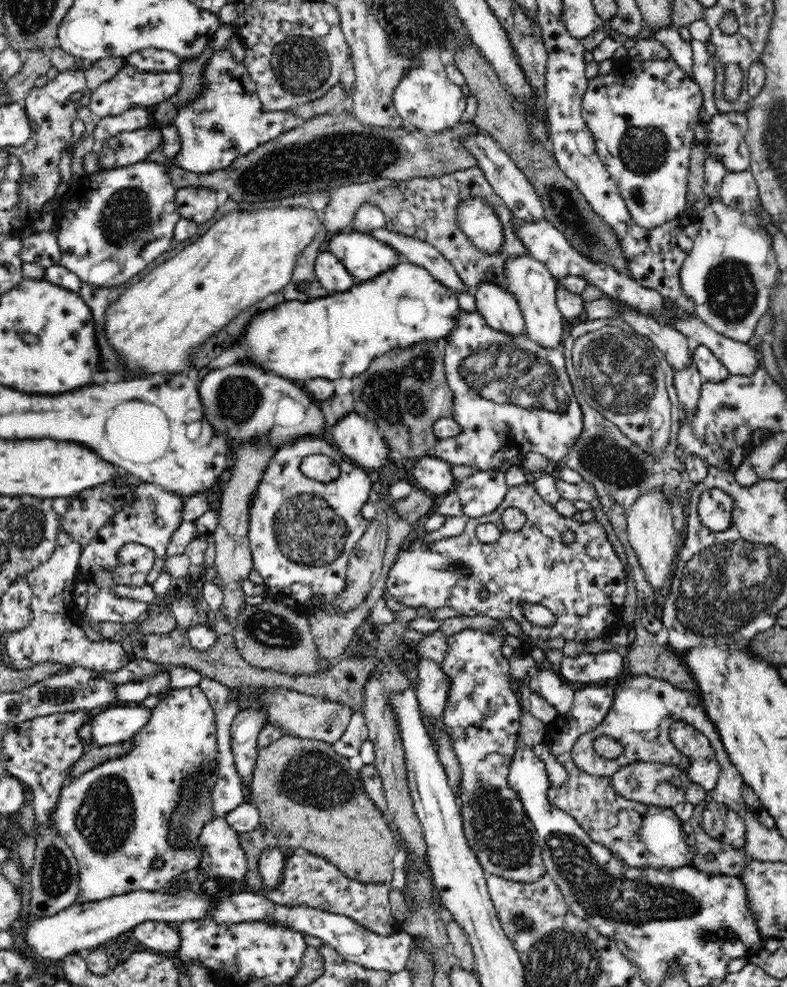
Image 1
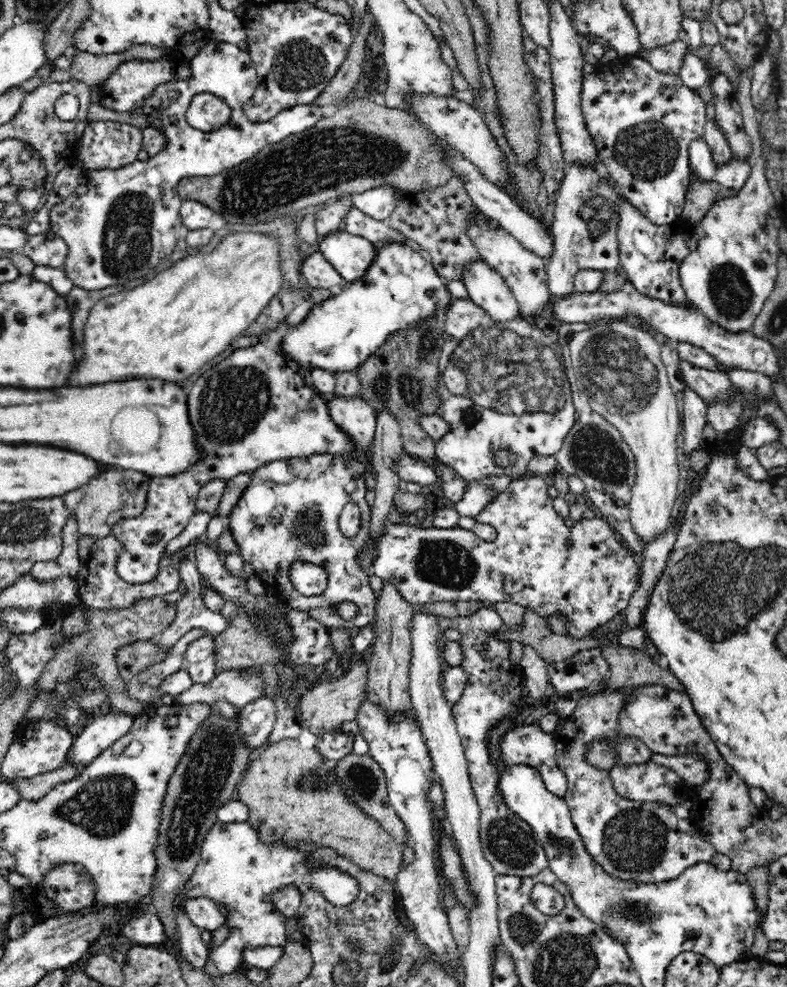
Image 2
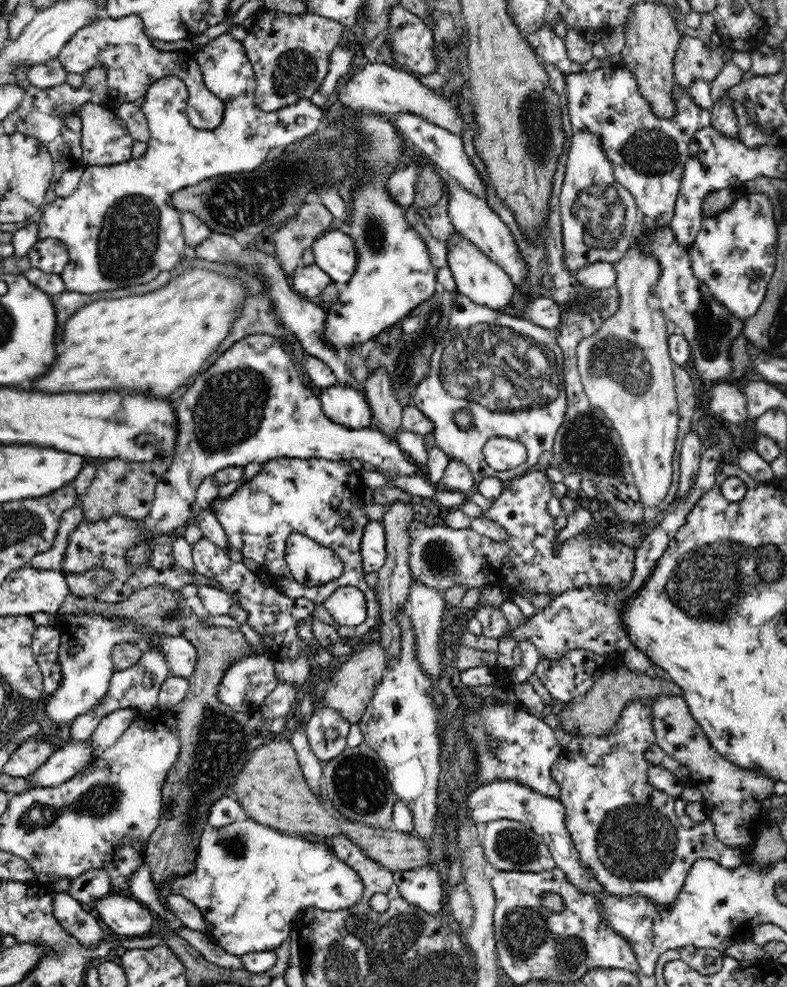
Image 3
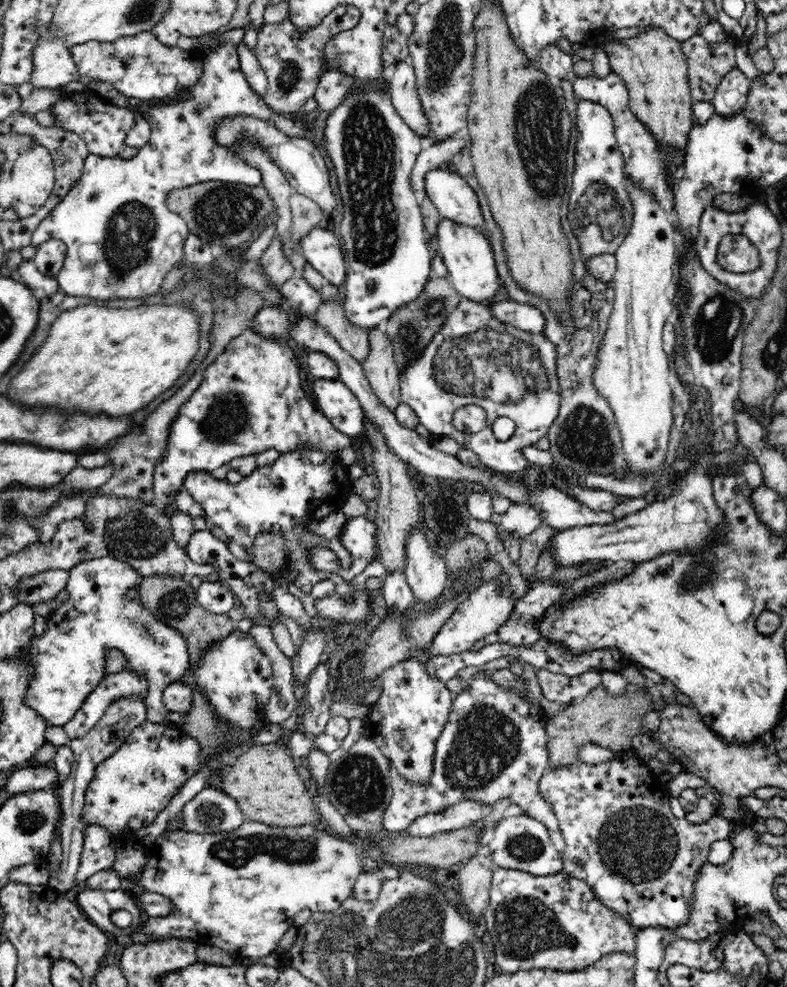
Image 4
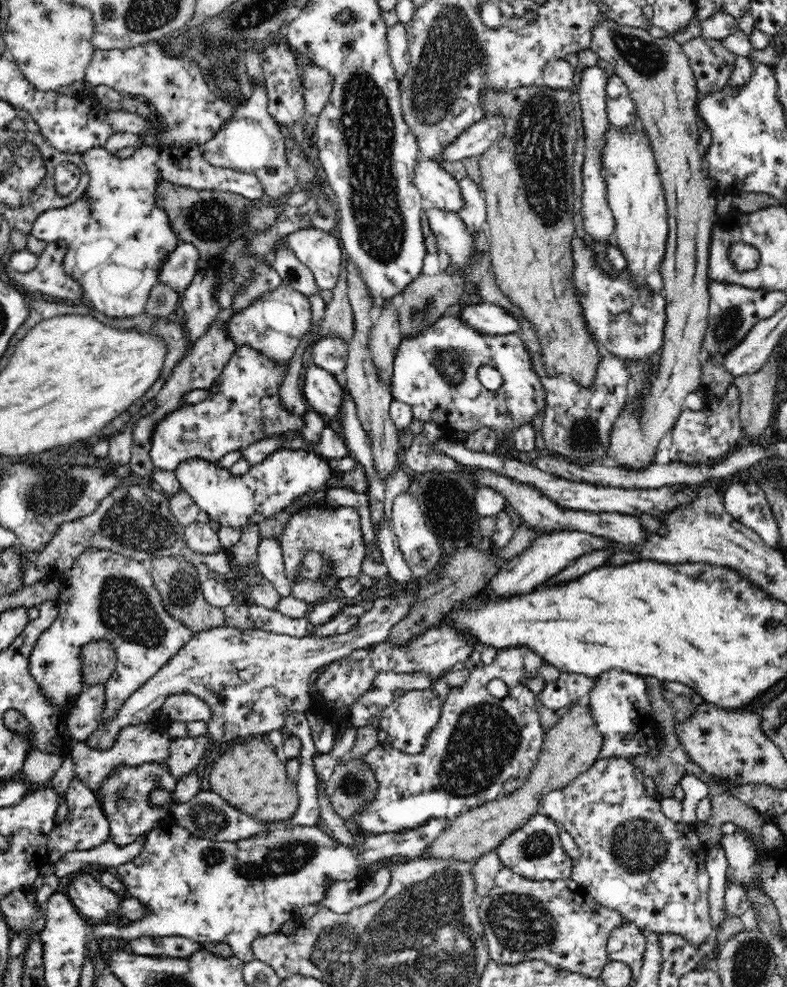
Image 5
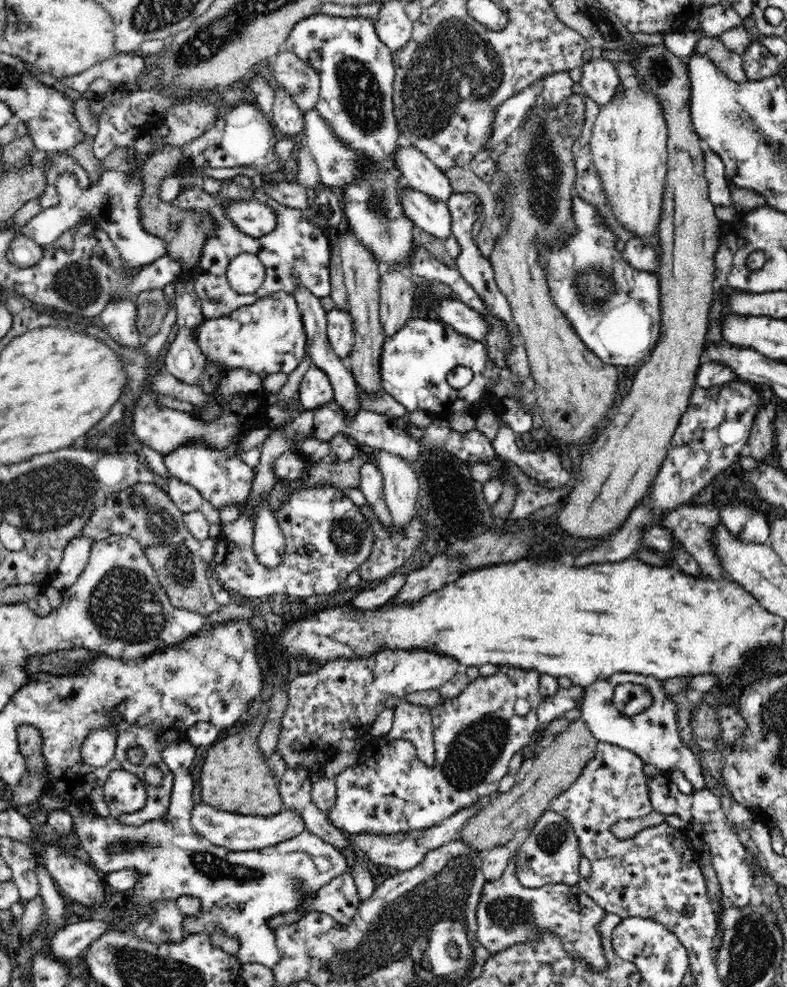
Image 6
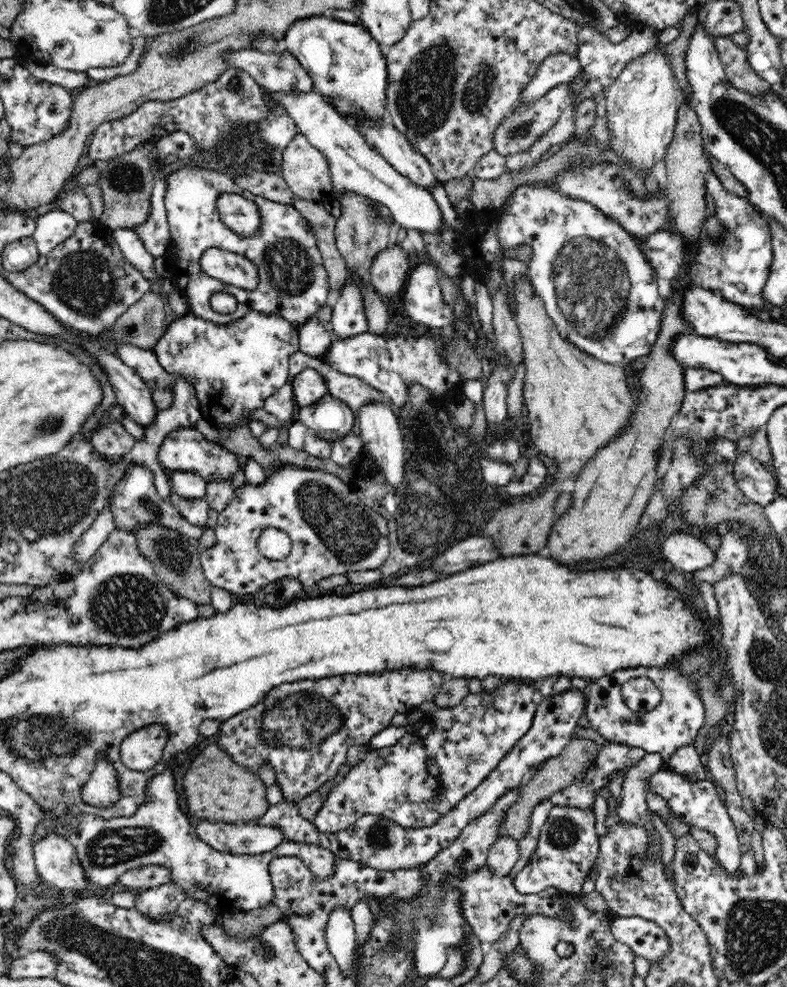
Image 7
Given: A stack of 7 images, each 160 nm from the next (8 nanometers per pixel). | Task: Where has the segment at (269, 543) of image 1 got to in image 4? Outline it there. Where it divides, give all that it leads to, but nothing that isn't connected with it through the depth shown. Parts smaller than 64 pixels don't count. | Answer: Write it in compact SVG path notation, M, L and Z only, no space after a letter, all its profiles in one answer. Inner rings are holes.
M306 449L305 451L280 453L280 457L274 461L274 464L270 464L270 466L258 466L256 470L249 476L244 477L238 484L229 484L226 479L215 480L210 472L193 472L185 480L184 487L194 497L196 503L202 507L209 526L215 525L220 527L226 533L229 540L239 544L247 552L251 552L251 548L258 536L264 535L266 532L270 532L271 535L283 536L283 540L286 540L286 548L284 548L286 549L285 564L288 564L290 569L297 570L297 579L294 584L304 593L310 594L317 582L326 579L332 580L335 584L334 592L326 598L322 597L321 599L314 600L317 614L322 622L334 622L338 626L344 625L347 630L350 630L351 627L357 626L360 622L366 620L366 616L368 616L370 610L370 596L368 596L367 592L360 592L354 586L350 585L346 577L343 578L334 573L314 569L310 565L308 555L306 555L310 548L325 546L336 554L342 568L349 569L353 563L351 554L345 549L344 544L342 544L342 536L341 538L332 538L332 540L322 540L320 536L308 532L308 526L312 522L323 521L330 512L342 509L344 502L352 494L352 482L348 482L346 472L347 470L344 470L342 462L332 453L325 453L318 449ZM345 597L352 597L354 602L347 604L344 601Z

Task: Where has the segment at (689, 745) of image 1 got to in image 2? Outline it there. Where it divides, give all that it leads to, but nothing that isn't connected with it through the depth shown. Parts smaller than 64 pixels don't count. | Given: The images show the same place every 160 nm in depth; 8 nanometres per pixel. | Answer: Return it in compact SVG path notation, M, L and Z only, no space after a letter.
M695 751L680 756L652 755L651 760L660 766L676 771L687 785L701 785L708 778L709 760Z

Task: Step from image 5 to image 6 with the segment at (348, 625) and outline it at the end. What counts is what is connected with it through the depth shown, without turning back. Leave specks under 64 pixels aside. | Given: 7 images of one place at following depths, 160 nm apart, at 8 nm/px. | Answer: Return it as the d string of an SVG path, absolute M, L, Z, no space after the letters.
M406 575L388 577L388 579L376 583L373 588L367 588L350 602L351 608L356 611L378 610L399 592L402 584L406 582Z

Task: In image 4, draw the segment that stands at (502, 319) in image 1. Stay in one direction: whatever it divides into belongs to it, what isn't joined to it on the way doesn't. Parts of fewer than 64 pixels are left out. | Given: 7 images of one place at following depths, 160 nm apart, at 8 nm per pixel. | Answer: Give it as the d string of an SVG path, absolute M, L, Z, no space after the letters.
M441 218L437 226L437 252L447 268L446 277L450 284L463 296L472 301L488 302L501 287L496 260L486 236L474 227Z

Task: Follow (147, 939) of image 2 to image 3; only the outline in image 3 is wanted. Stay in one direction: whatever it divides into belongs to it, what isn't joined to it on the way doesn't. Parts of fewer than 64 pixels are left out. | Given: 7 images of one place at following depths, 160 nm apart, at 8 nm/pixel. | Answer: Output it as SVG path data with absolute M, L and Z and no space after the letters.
M110 892L89 907L93 913L123 938L144 938L150 935L154 918L149 909L133 896Z

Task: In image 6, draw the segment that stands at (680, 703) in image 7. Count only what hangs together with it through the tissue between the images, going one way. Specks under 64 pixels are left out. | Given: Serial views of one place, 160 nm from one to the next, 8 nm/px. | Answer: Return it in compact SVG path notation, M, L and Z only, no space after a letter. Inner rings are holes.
M629 672L613 674L606 680L594 682L584 688L579 710L581 710L581 719L598 741L628 749L640 756L646 764L654 764L660 770L668 772L673 769L680 770L680 773L684 773L692 782L692 793L706 787L700 759L696 757L694 749L681 740L678 719L676 719L678 716L676 702L668 697L660 679ZM622 683L644 685L646 691L652 693L652 706L635 715L621 713L614 704L613 694L615 688Z

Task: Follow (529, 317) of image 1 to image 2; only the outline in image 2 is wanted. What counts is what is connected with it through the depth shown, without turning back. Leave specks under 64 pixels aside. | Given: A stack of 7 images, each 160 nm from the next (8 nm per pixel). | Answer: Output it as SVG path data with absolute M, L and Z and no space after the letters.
M484 219L482 222L470 222L468 224L468 235L472 237L482 260L494 268L510 287L519 304L521 316L538 316L538 314L542 314L546 310L546 306L553 300L547 283L546 260L524 248L501 225L496 225L495 221Z

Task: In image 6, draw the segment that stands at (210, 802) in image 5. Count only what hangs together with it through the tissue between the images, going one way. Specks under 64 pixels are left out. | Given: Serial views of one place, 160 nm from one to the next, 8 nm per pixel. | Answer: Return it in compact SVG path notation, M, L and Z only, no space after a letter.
M202 802L194 805L190 820L194 830L200 836L207 838L212 844L223 846L232 852L252 852L252 850L268 848L268 846L274 846L284 840L290 840L304 831L302 817L293 810L282 810L265 817L216 810L214 806Z

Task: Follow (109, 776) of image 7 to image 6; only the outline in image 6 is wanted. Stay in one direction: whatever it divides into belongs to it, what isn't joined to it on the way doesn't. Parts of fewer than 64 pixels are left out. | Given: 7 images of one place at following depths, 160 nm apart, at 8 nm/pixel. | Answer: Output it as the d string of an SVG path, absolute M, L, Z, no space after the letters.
M105 727L105 730L94 733L80 748L80 761L85 765L96 768L106 766L110 760L115 758L115 748L118 737L116 733Z

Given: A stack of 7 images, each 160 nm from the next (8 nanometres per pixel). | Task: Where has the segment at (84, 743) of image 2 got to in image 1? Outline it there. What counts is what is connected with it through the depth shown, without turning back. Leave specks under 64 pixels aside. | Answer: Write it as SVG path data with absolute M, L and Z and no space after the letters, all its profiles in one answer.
M121 703L95 711L90 728L94 736L93 747L130 741L147 723L150 715L150 708L135 703Z

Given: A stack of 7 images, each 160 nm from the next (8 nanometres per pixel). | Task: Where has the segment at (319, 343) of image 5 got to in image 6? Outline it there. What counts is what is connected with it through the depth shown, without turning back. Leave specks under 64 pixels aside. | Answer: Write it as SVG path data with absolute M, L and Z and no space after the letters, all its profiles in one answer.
M332 309L327 312L326 333L330 347L342 360L348 358L354 344L354 329L352 317L348 311Z

